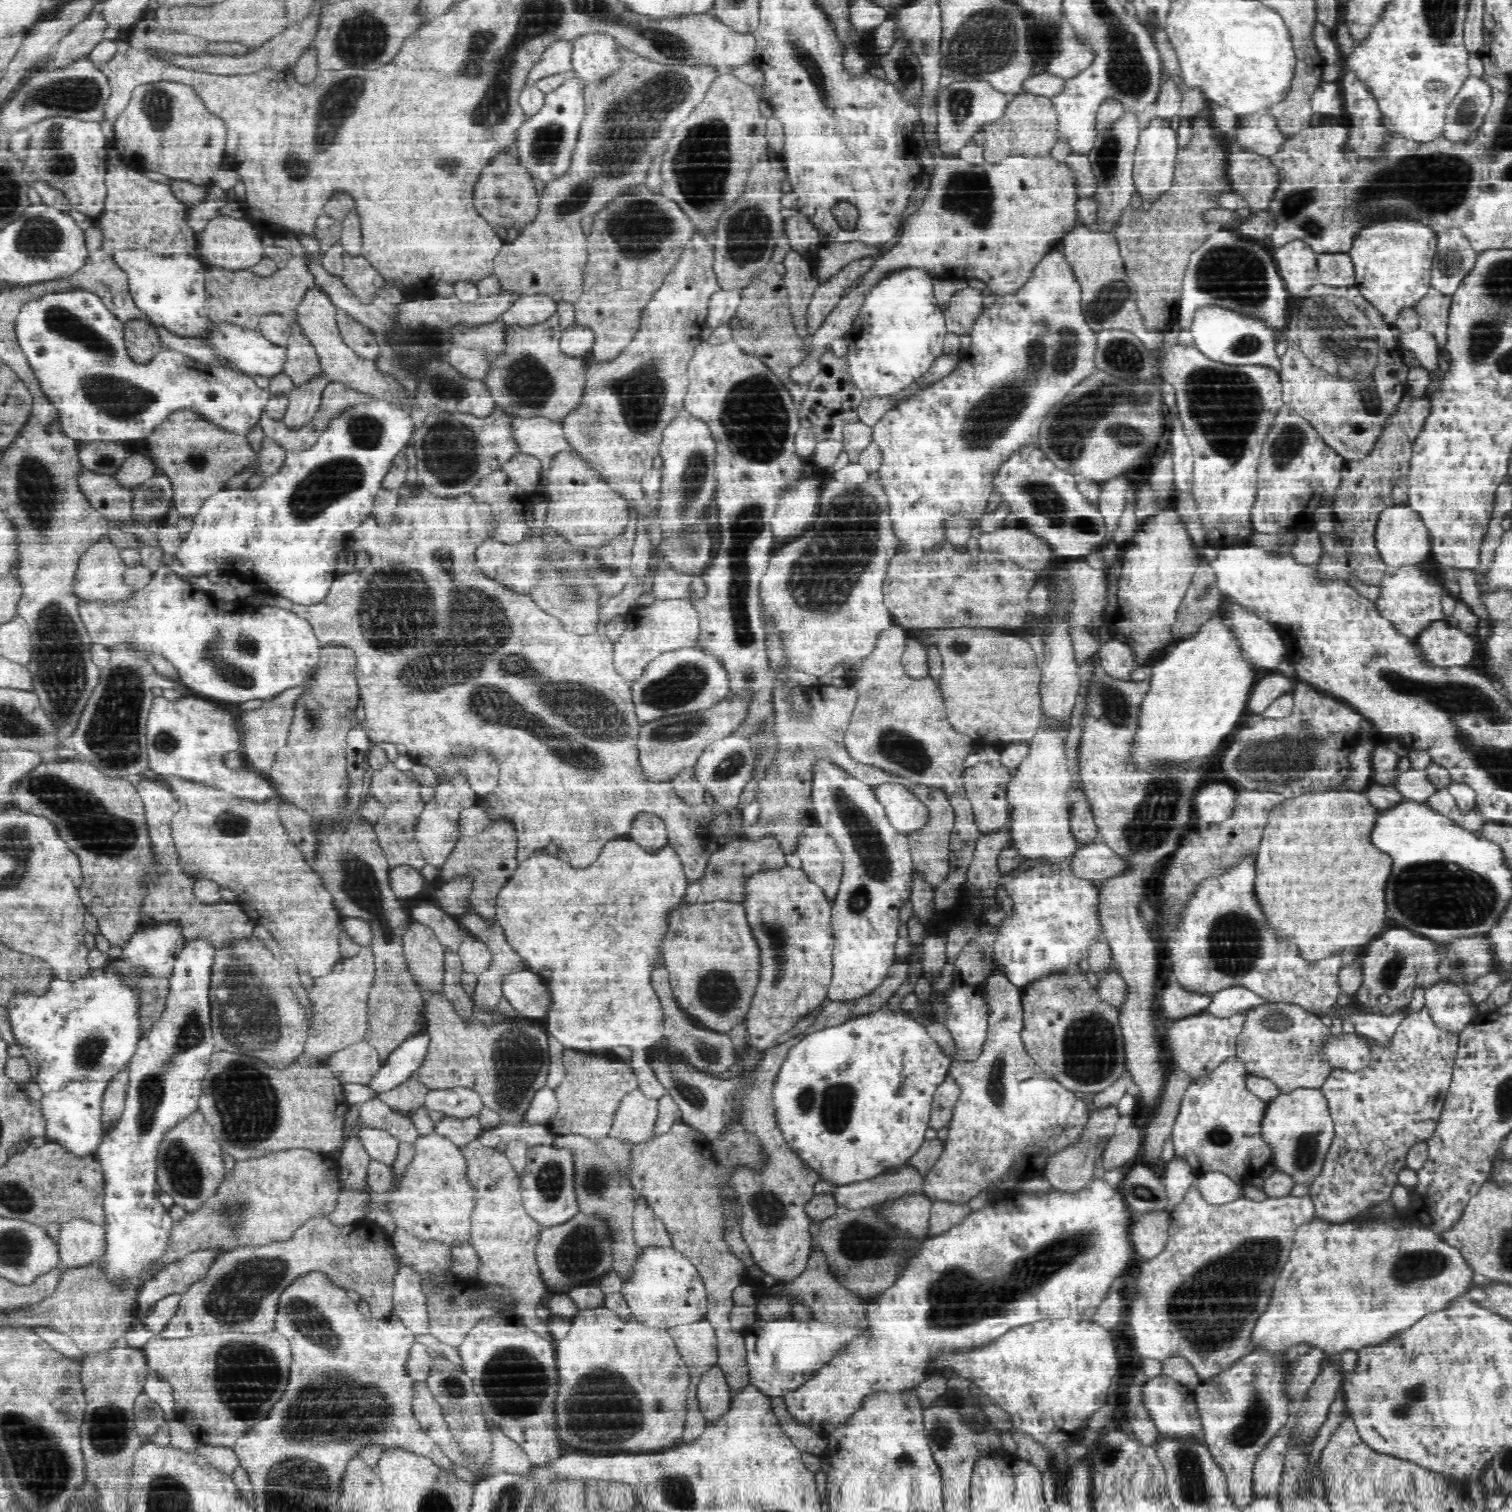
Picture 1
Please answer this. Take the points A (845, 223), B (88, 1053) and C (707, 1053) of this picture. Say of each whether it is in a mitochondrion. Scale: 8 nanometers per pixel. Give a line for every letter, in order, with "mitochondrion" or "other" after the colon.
A: other
B: mitochondrion
C: mitochondrion

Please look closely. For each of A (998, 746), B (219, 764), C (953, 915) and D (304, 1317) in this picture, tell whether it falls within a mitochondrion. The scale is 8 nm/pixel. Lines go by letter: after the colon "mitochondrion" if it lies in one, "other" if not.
A: other
B: other
C: other
D: mitochondrion

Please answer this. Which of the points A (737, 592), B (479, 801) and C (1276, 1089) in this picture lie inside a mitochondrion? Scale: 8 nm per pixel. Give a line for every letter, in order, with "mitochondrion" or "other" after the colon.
A: mitochondrion
B: other
C: other

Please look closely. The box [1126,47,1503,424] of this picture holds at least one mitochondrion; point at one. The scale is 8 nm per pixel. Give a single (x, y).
(1337, 337)

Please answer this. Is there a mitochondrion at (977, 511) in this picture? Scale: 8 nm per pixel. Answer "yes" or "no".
no

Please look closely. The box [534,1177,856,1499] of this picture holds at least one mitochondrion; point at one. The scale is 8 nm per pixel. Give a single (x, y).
(600, 1402)

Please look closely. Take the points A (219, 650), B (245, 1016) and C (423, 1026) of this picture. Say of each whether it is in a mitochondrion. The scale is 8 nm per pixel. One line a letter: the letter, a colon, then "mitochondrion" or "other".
A: mitochondrion
B: mitochondrion
C: other

